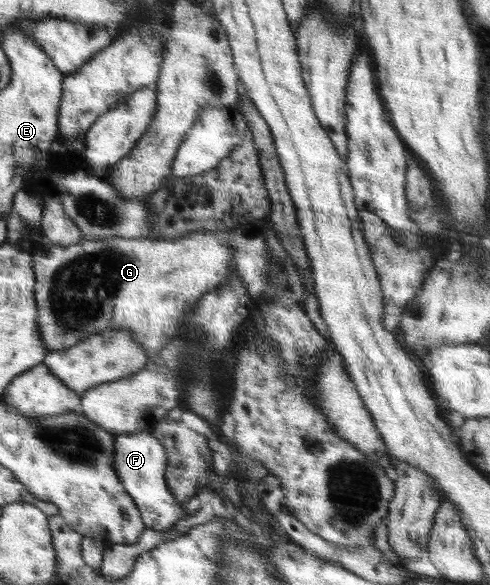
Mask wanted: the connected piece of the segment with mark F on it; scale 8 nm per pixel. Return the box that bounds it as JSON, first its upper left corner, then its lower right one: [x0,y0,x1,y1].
[114,430,189,533]

